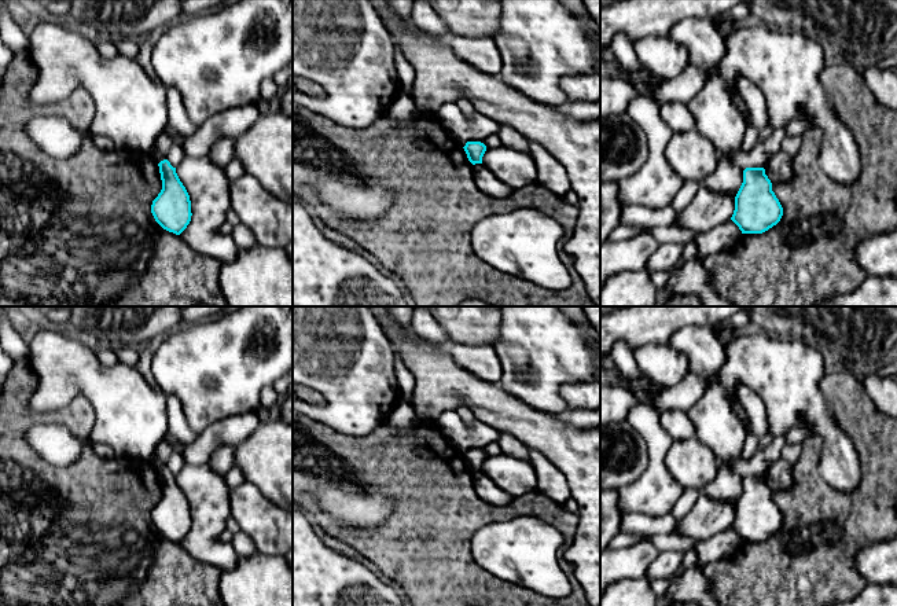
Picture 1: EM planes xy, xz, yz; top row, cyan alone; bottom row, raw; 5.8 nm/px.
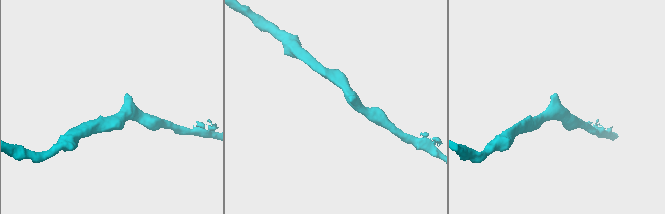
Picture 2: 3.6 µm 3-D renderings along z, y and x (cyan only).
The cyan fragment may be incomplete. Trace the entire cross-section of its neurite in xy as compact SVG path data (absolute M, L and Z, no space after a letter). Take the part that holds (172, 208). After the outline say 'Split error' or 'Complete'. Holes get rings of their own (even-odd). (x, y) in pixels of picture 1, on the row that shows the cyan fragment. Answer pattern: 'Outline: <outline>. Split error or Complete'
Outline: M168 159L161 161L158 166L162 190L152 201L151 213L163 229L180 235L192 216L190 195Z. Complete

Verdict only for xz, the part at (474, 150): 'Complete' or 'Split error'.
Complete

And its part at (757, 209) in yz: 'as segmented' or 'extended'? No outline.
as segmented

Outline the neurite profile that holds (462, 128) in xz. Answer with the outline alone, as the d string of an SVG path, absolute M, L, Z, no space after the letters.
M455 102L444 103L435 115L442 128L460 143L485 140L499 132L499 122L478 111L468 118Z

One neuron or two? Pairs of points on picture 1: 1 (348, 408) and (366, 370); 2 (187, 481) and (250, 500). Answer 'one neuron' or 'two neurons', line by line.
1: one neuron
2: two neurons

